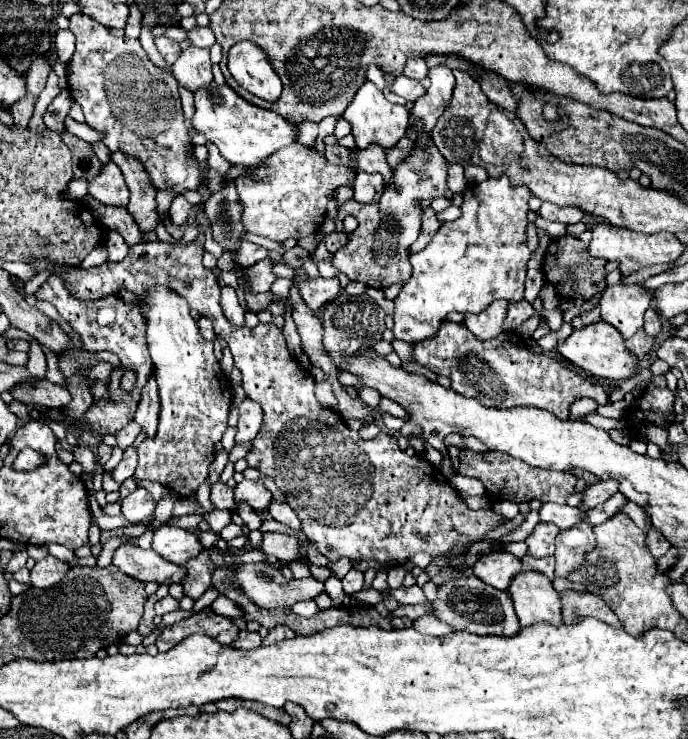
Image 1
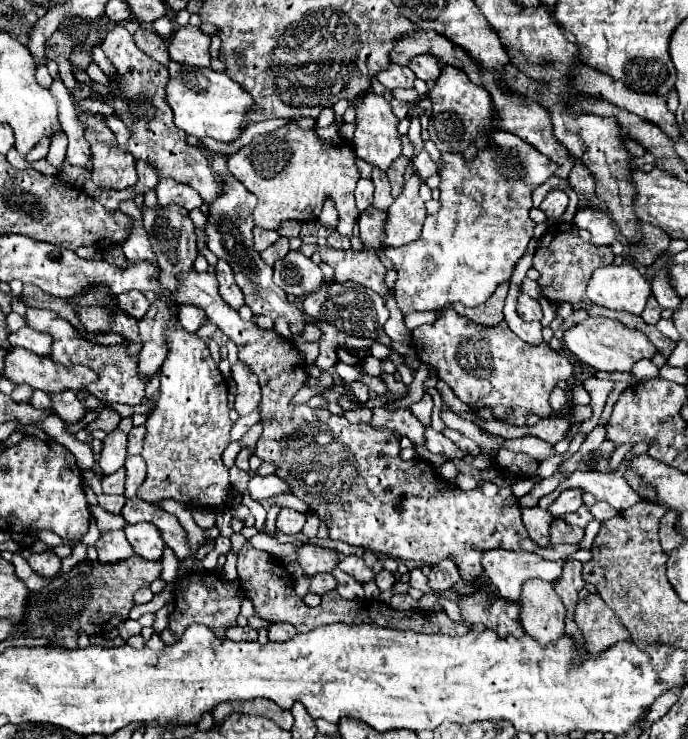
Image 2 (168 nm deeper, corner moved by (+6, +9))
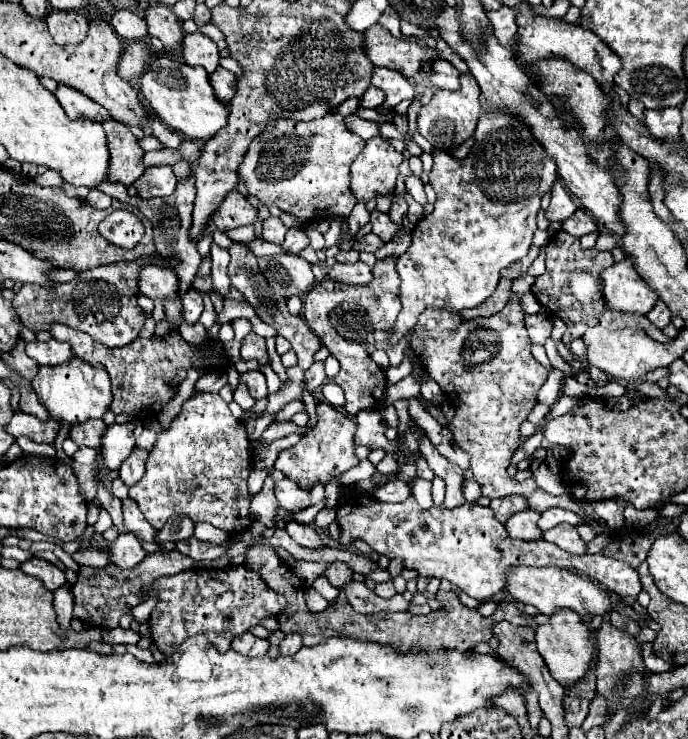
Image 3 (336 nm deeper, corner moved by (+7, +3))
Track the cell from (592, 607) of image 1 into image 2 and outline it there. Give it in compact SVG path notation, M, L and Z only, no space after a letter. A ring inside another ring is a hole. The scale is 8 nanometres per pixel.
M590 594L576 606L576 624L580 626L586 650L590 654L600 654L614 646L616 642L630 642L628 630L616 618L616 614L602 602L598 594Z

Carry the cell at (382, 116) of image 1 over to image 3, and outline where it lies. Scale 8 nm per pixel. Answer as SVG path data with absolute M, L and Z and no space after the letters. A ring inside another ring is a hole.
M369 138L363 152L351 164L351 190L357 200L369 200L375 194L391 192L401 162L403 154L397 152L387 138Z

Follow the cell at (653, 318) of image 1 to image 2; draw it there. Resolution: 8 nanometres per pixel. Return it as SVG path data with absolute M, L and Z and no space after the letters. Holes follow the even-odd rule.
M650 296L650 298L648 298L648 304L646 304L644 312L642 312L642 318L644 318L648 324L658 324L658 320L662 318L660 314L662 314L662 306L656 302L654 296Z

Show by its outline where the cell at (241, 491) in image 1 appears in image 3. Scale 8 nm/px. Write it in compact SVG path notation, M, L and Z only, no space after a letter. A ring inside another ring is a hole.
M283 478L279 482L275 482L275 496L279 500L279 506L285 508L287 512L297 512L297 510L303 510L309 504L309 492L301 490L293 480L289 478Z

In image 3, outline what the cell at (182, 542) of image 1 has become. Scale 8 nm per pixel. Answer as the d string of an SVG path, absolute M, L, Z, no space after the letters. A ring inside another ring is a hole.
M121 532L111 546L111 562L121 568L133 568L147 556L141 540L135 532Z

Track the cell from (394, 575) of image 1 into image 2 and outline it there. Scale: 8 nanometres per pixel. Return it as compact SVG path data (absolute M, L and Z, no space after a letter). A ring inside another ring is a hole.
M382 570L380 574L376 574L376 584L378 584L378 588L384 592L384 590L390 590L392 586L394 586L394 582L396 582L396 578L394 578L394 574L392 572L388 572L388 570Z

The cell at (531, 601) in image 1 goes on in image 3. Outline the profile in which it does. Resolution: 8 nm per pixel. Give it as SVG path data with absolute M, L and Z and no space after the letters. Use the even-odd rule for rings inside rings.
M553 612L553 616L549 616L549 624L537 626L535 642L551 676L559 684L569 686L585 676L593 654L593 642L589 638L589 630L583 626L577 612Z

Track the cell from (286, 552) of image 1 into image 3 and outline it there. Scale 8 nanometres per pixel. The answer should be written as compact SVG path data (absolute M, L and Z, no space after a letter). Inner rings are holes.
M331 562L329 568L323 572L323 576L327 576L335 588L339 588L341 584L347 584L351 580L351 574L353 572L349 570L349 566L345 562Z

